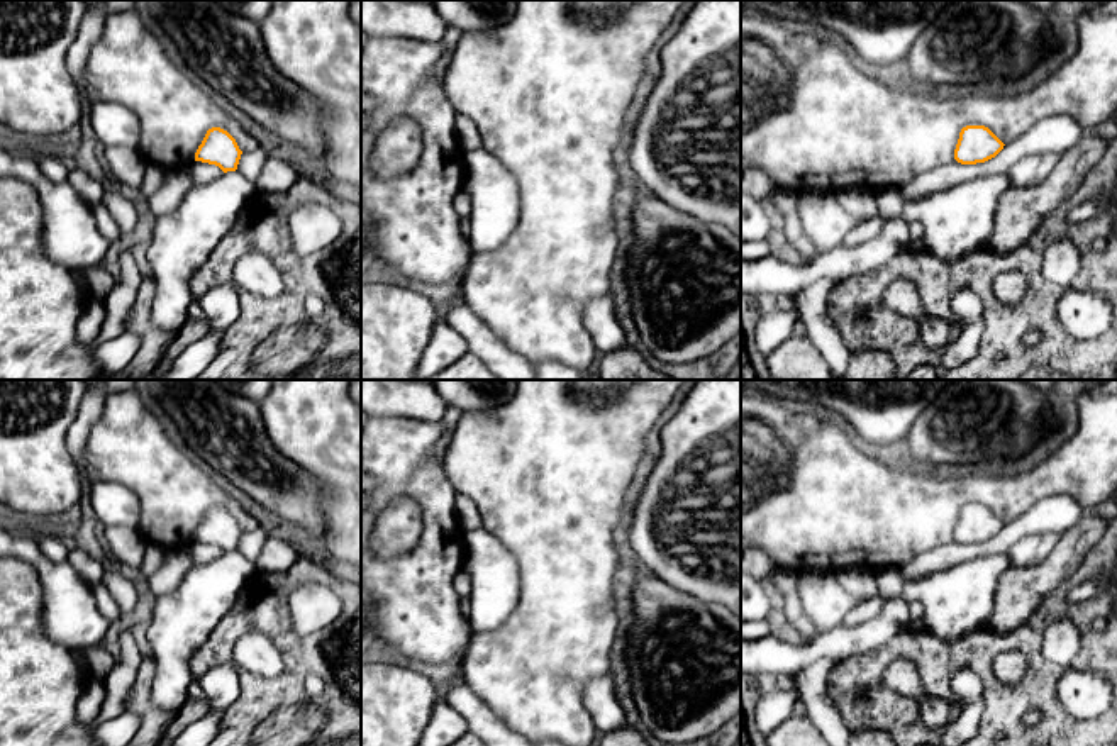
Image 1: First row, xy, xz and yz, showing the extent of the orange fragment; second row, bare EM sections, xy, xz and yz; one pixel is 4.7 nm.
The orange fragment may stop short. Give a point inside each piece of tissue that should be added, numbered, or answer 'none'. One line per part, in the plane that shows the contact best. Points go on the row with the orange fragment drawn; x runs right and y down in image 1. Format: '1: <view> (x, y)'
none

